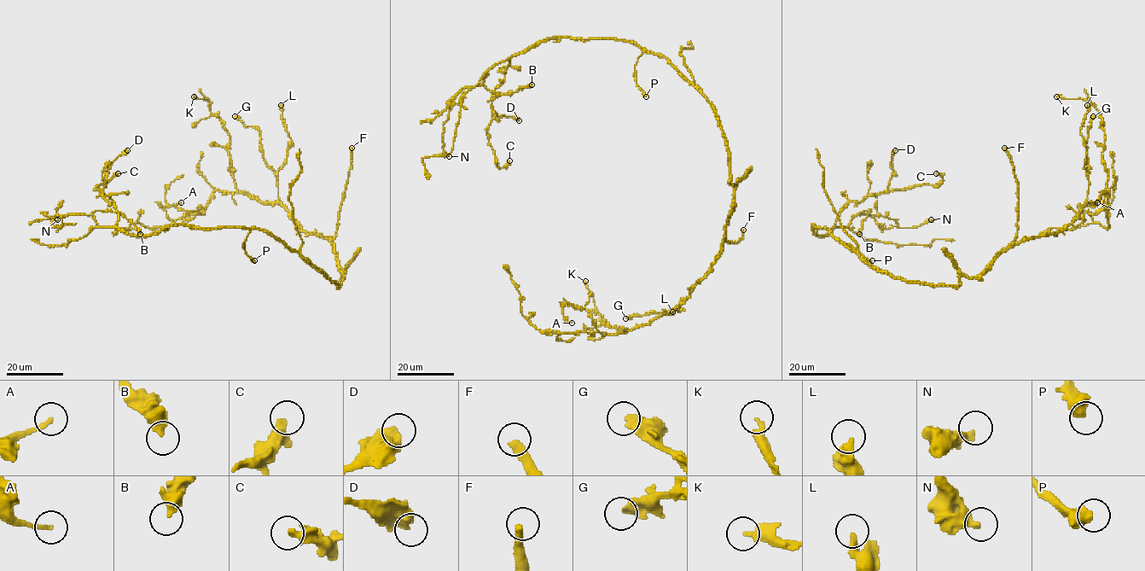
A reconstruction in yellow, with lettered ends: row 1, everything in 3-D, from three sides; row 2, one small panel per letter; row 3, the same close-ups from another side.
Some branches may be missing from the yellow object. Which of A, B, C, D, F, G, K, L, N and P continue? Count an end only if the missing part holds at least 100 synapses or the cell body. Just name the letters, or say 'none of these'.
F

